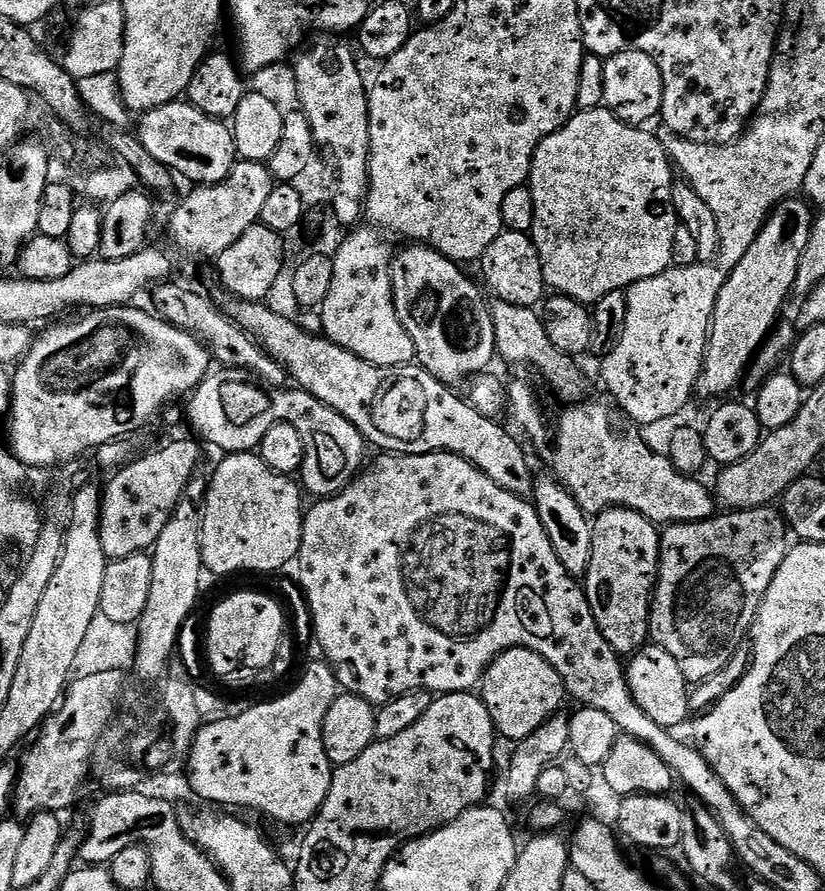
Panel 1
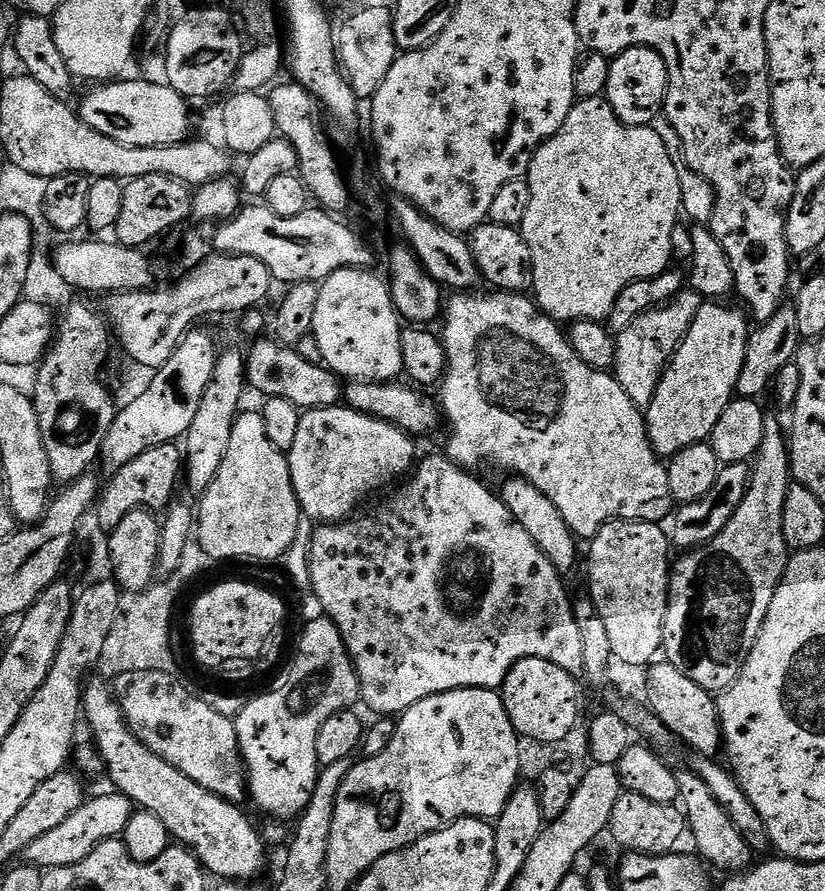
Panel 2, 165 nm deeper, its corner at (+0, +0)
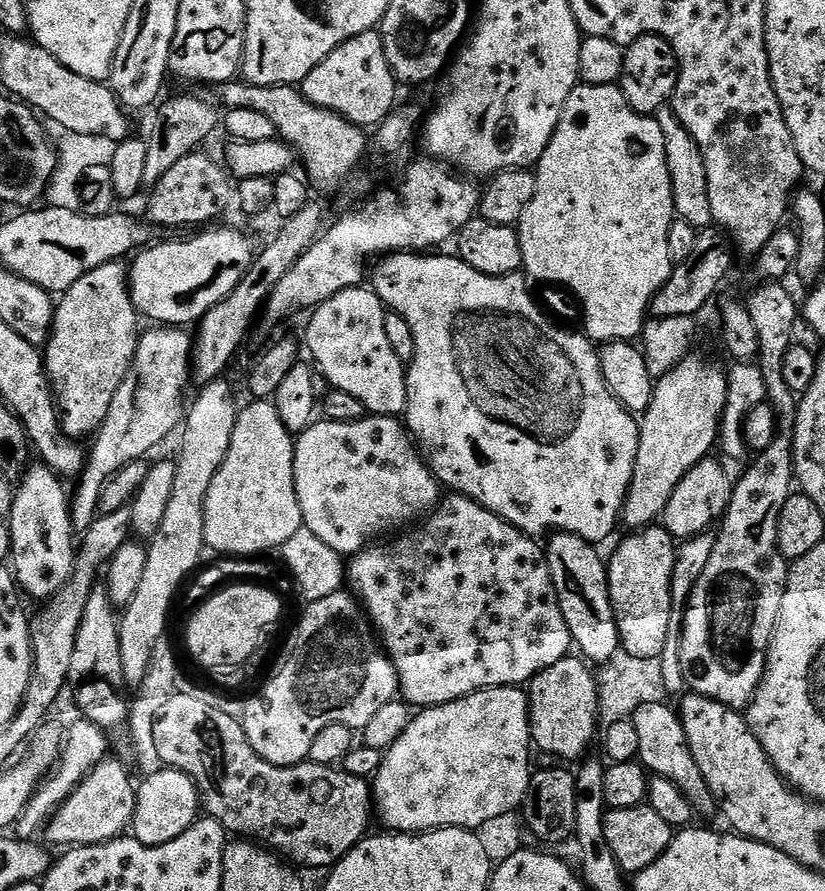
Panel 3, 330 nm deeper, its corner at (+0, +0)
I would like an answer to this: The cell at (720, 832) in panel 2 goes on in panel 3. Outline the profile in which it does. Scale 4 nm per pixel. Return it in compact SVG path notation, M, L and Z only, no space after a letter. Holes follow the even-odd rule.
M646 702L645 705L638 706L632 714L632 725L634 730L638 730L639 763L652 776L661 776L674 782L674 786L678 786L678 790L686 794L686 798L697 813L715 813L717 811L716 799L710 786L706 784L706 778L702 778L702 770L698 770L698 762L694 760L694 754L688 745L686 730L680 721L680 713L673 705L671 708L666 703Z

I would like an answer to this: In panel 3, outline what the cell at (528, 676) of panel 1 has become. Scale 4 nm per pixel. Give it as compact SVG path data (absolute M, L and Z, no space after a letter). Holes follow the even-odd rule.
M572 659L559 660L530 681L527 689L528 718L532 742L539 751L541 748L552 756L579 761L585 755L583 752L591 746L592 739L598 736L600 690L597 677L594 674L592 677L593 669L583 659Z

